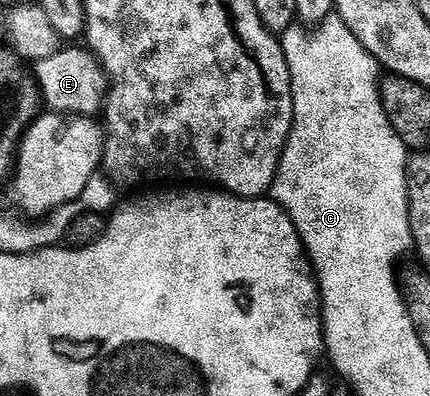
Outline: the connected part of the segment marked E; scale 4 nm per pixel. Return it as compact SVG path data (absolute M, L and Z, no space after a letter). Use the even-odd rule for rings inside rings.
M75 46L60 47L49 58L38 61L34 65L33 76L38 83L42 103L50 111L94 117L104 111L109 77L94 52L83 46L71 47Z

